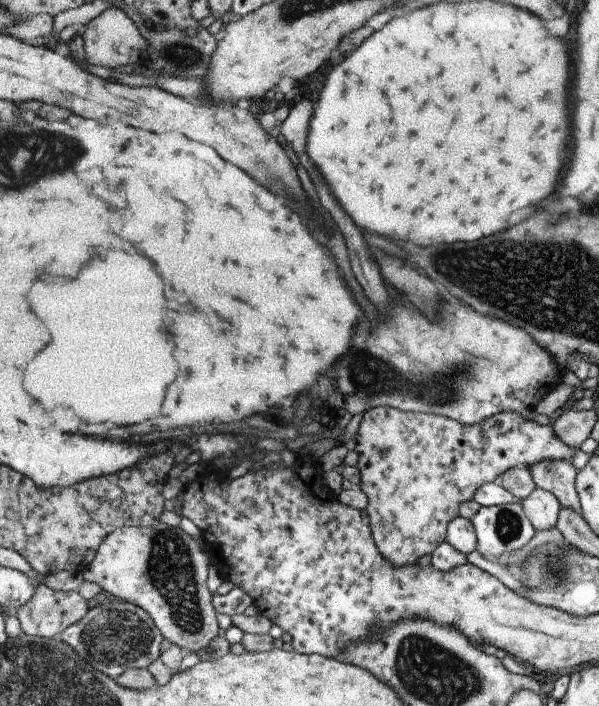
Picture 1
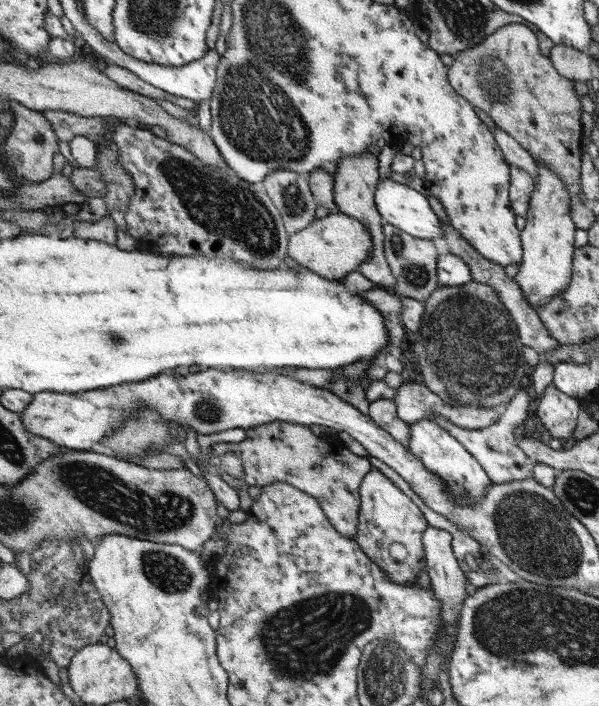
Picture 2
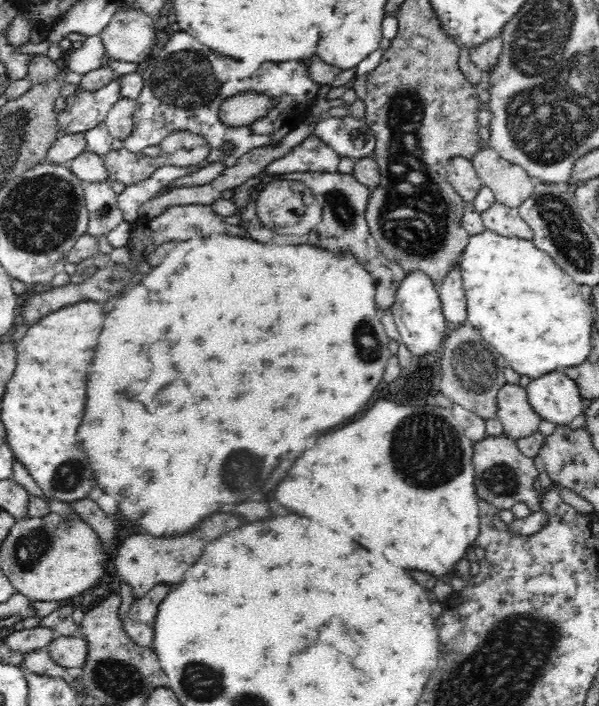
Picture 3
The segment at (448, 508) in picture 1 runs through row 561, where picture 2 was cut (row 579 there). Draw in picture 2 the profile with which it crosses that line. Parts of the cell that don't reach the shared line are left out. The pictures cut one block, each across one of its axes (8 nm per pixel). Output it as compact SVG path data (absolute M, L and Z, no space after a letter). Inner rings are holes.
M373 468L373 472L365 478L365 484L361 486L361 500L363 500L361 502L361 526L359 526L359 534L355 536L355 540L373 558L373 562L385 570L385 574L391 578L393 584L417 586L419 574L423 570L427 570L429 574L425 532L431 526L427 524L427 518L423 516L421 508L407 494L403 494L403 490L397 488L393 480L389 480L377 468ZM393 544L401 544L409 552L403 562L399 562L393 556L391 552Z

